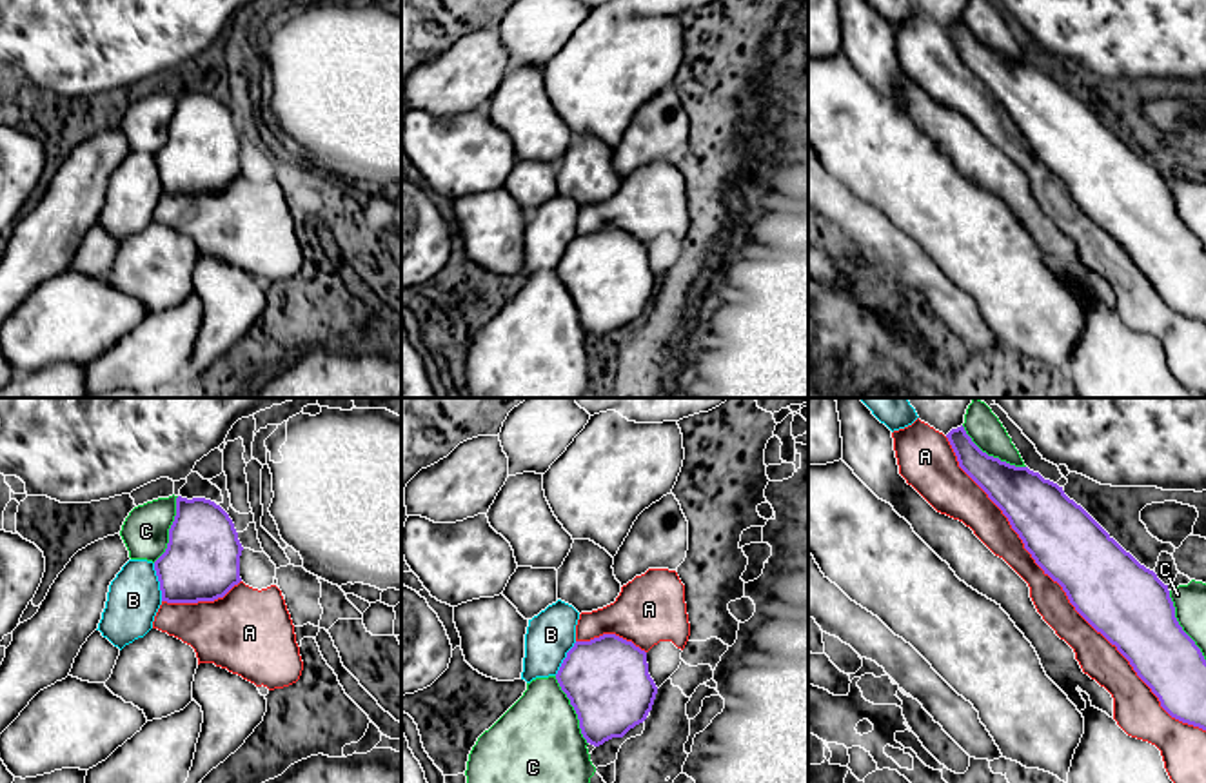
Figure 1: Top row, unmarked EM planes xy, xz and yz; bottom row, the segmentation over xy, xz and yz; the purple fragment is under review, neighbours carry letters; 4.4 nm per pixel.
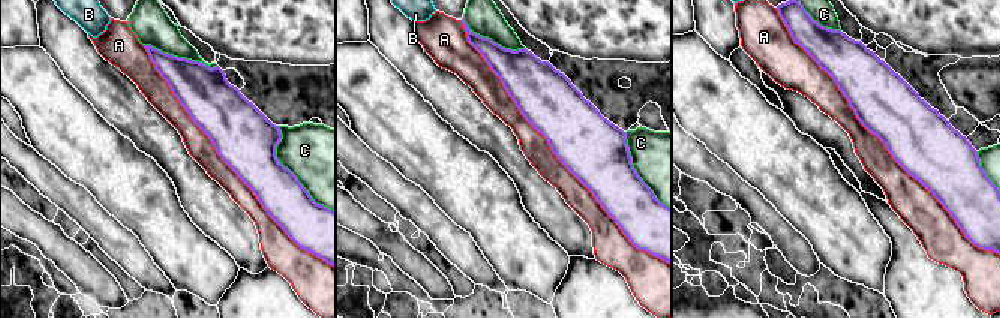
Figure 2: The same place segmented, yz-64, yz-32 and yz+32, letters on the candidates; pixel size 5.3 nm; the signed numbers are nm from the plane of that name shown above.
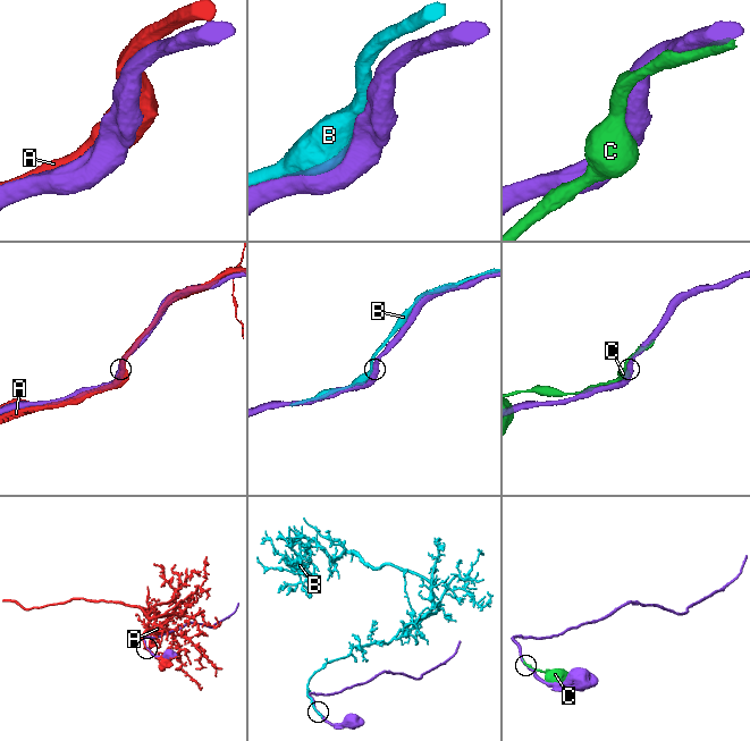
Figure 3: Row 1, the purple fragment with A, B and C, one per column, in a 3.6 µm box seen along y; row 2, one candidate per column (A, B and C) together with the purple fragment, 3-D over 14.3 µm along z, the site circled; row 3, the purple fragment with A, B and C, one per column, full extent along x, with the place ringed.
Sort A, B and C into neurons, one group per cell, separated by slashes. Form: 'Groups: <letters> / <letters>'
Groups: A / B / C

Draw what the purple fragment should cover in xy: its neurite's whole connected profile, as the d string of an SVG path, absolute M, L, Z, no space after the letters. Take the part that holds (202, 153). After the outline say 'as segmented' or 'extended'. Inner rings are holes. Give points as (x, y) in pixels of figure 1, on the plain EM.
M176 91L165 145L154 154L162 194L223 191L240 171L242 136L229 107L205 91Z | as segmented

